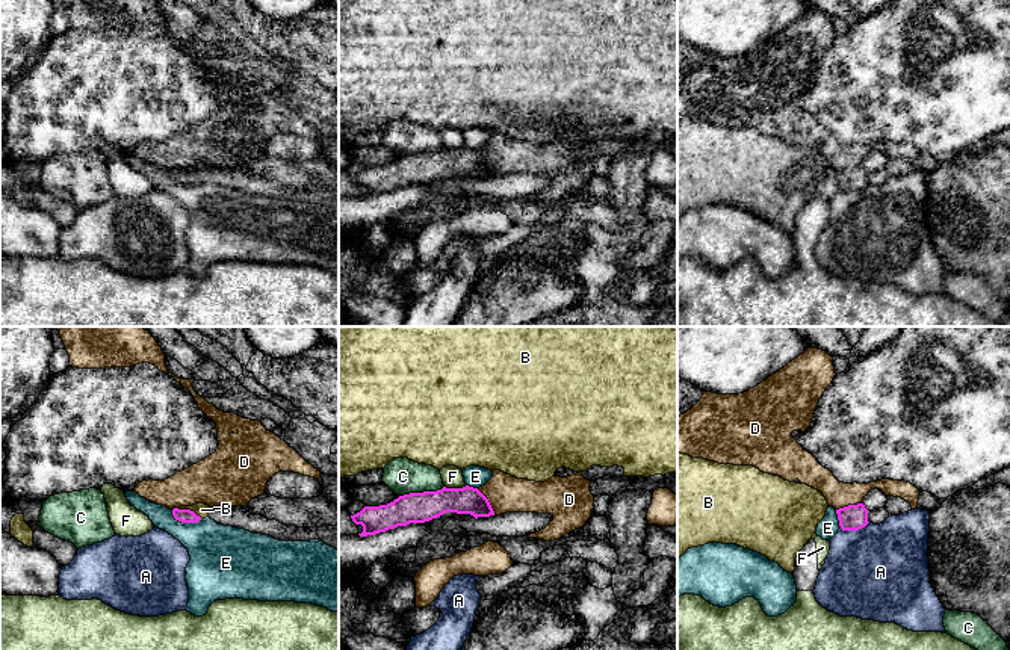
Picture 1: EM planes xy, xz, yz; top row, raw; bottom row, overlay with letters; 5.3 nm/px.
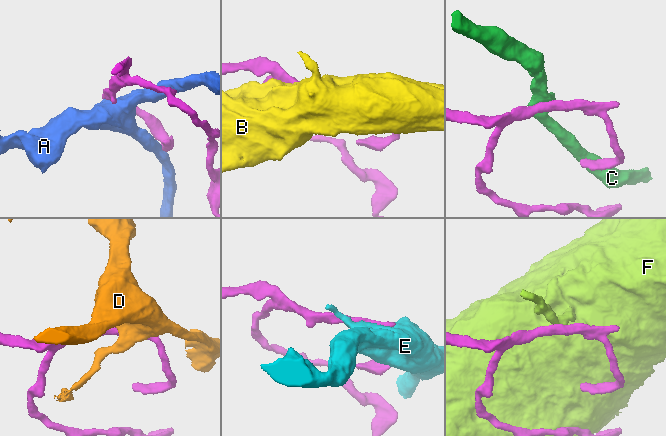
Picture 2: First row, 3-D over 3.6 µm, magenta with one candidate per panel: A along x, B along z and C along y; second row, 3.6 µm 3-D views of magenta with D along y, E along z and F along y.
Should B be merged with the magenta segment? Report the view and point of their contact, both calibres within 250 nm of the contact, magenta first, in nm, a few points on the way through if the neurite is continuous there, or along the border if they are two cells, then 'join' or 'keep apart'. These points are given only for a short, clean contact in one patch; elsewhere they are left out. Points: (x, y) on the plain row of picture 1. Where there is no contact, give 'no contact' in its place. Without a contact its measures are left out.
xy (189, 171) | 80/70 nm | across xy (185, 177), (189, 171), (201, 171) | join

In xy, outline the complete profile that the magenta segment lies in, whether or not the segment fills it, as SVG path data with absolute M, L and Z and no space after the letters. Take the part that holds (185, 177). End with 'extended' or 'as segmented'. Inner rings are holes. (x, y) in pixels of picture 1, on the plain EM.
M195 165L192 168L180 168L172 171L175 181L181 184L197 184L201 180L209 178L210 168L206 165Z | extended

